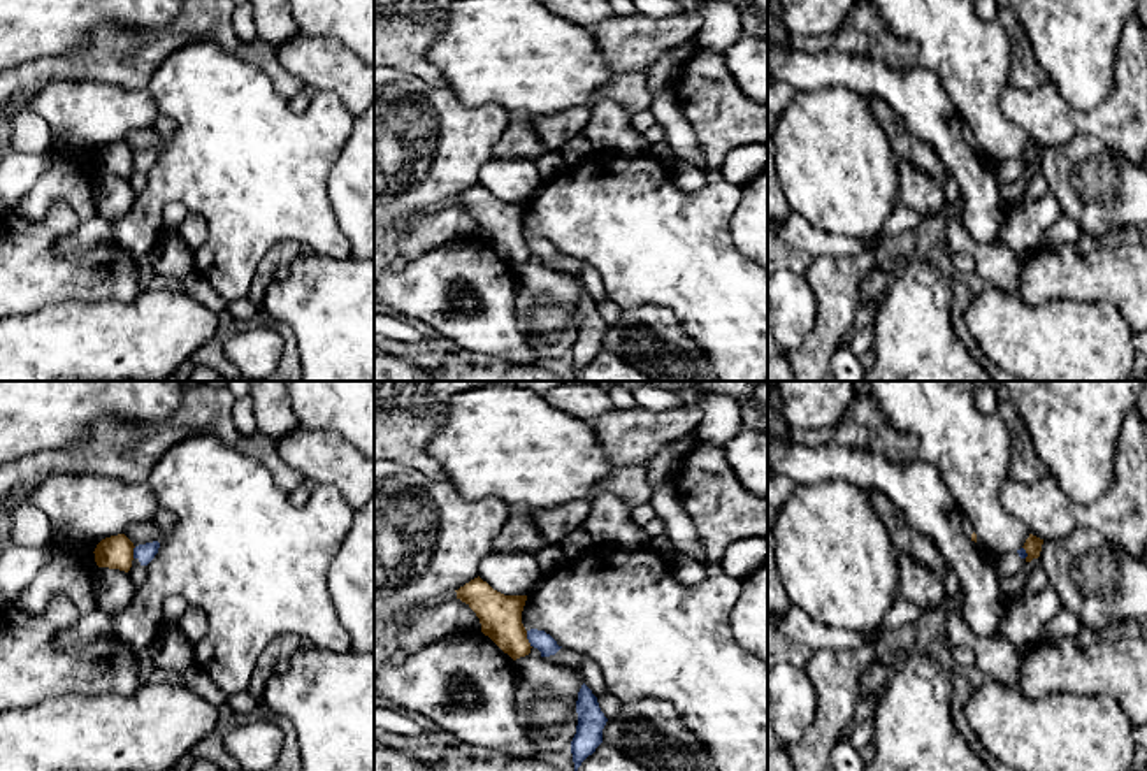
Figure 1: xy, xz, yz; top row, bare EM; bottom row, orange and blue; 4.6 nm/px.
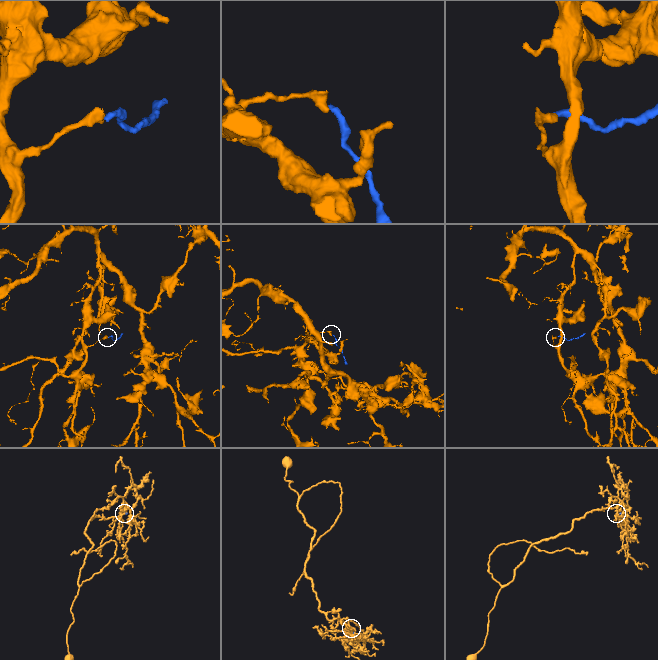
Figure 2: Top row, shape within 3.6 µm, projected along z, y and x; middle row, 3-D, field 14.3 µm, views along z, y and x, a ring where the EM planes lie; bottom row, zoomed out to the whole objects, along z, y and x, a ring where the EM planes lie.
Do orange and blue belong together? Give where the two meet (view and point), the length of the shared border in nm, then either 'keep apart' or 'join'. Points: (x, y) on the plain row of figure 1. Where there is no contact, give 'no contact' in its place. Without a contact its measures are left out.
xz (527, 246) | 80 nm | keep apart

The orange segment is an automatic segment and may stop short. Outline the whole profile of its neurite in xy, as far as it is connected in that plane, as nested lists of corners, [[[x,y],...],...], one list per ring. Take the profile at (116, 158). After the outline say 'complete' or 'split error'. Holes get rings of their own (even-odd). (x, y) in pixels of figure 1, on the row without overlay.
[[[111,142],[102,146],[95,155],[95,169],[98,174],[119,176],[128,179],[133,167],[133,149],[125,142]]] | complete

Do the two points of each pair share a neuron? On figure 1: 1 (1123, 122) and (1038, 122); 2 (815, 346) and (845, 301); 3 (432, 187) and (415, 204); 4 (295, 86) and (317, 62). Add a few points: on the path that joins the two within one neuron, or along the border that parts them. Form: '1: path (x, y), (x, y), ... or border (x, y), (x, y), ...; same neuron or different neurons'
1: path (1102, 122), (1060, 122); same neuron
2: path (826, 336), (836, 311); same neuron
3: path (429, 190), (418, 201); same neuron
4: border (287, 71), (304, 85); different neurons

